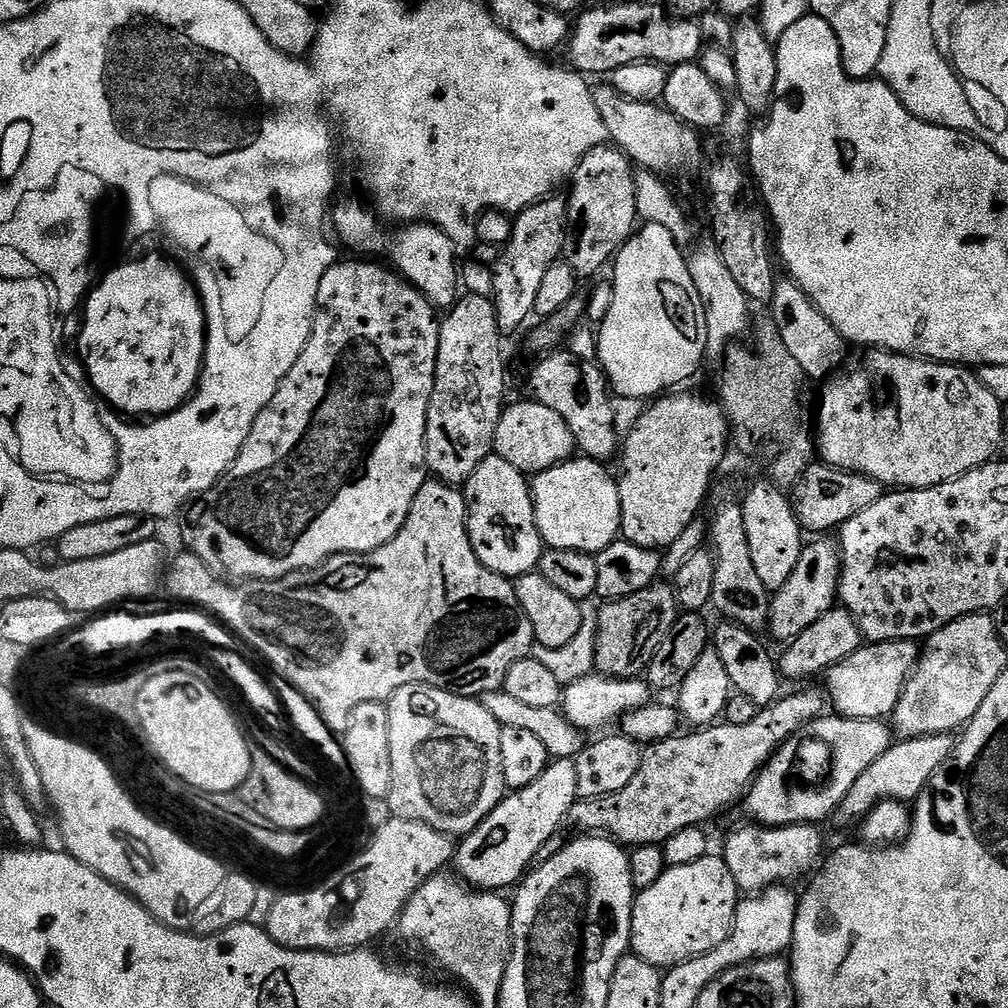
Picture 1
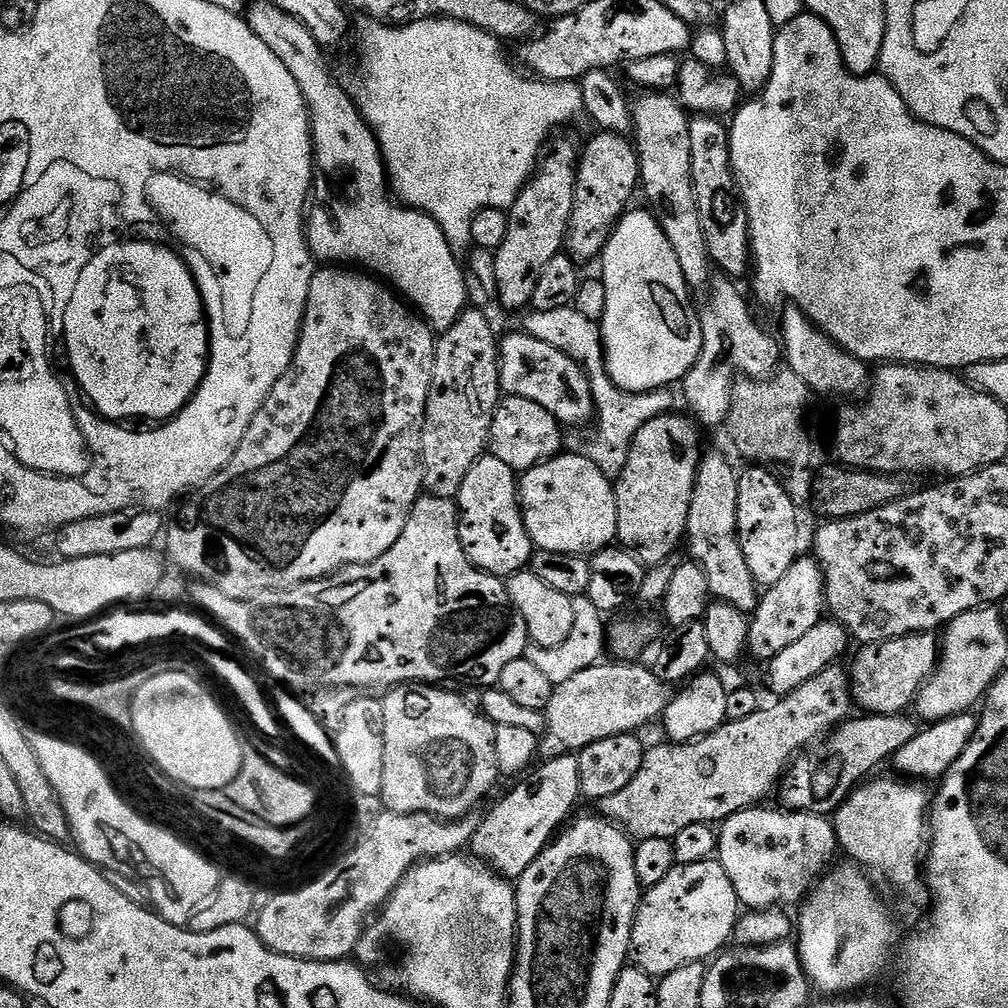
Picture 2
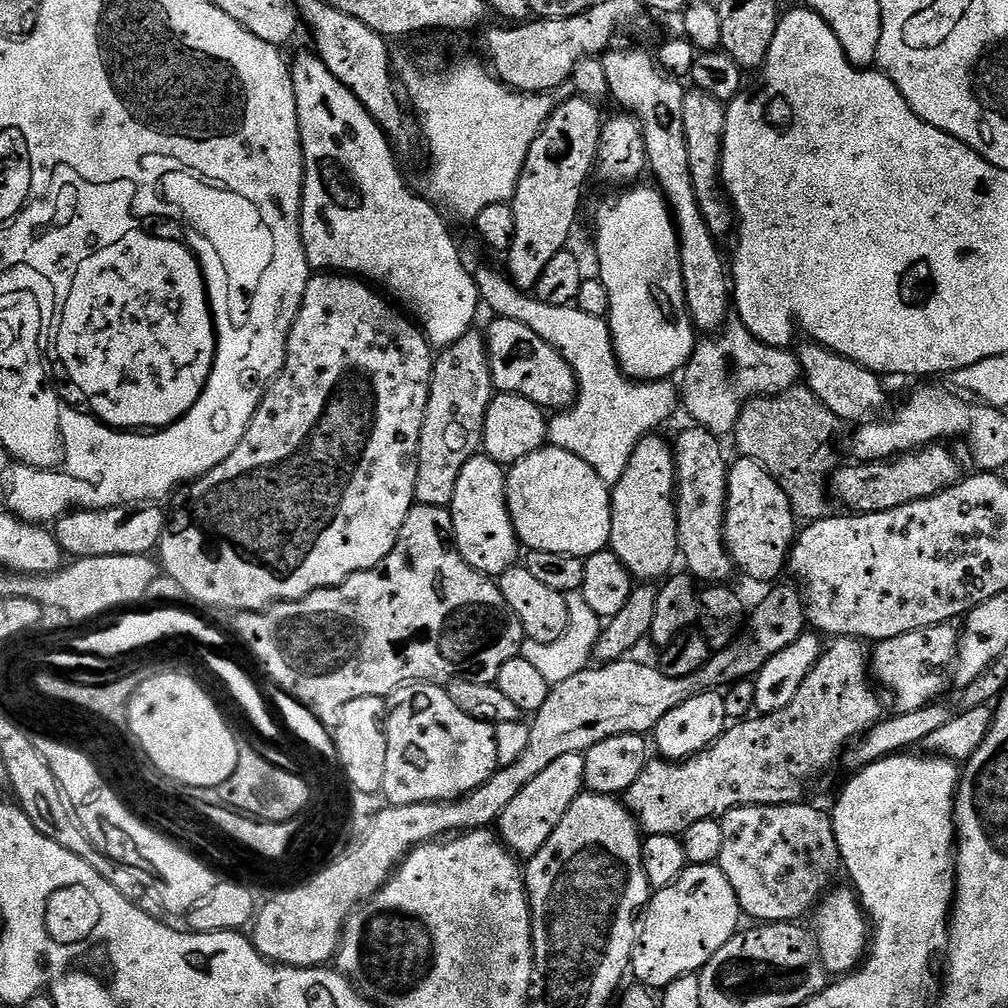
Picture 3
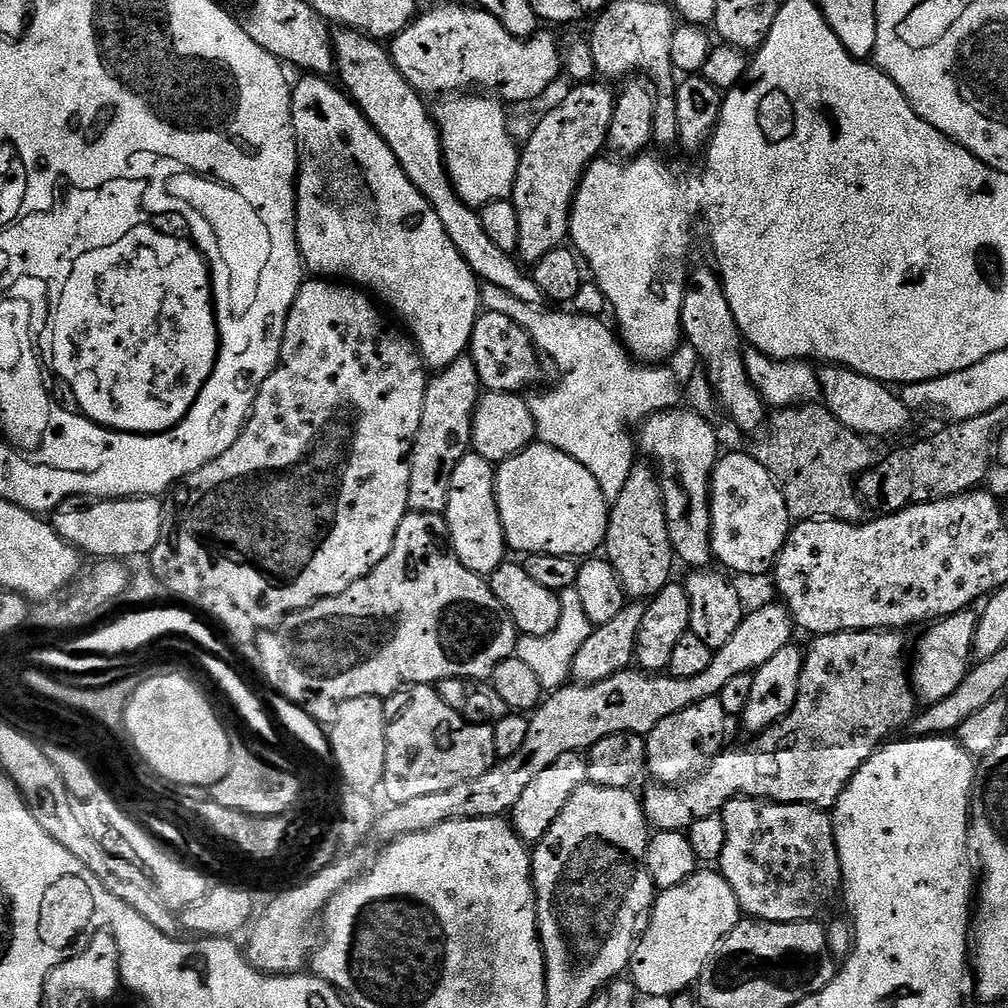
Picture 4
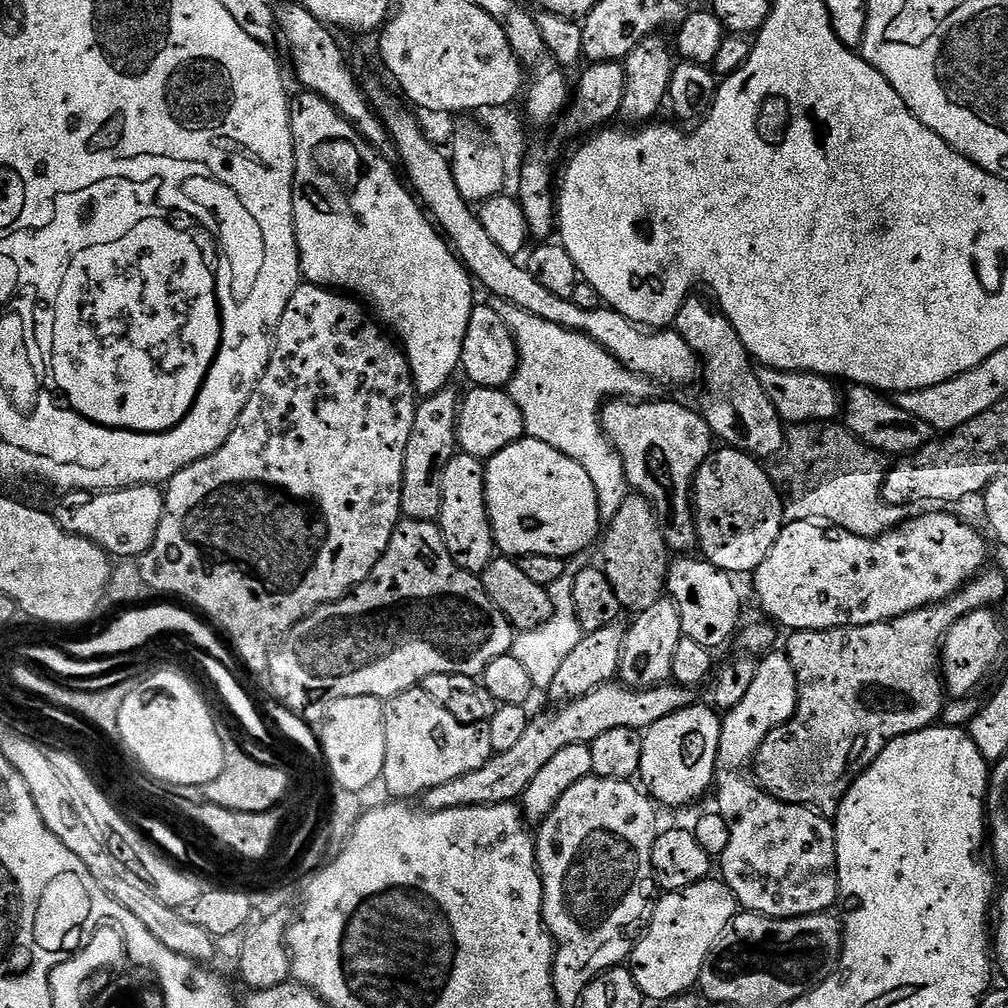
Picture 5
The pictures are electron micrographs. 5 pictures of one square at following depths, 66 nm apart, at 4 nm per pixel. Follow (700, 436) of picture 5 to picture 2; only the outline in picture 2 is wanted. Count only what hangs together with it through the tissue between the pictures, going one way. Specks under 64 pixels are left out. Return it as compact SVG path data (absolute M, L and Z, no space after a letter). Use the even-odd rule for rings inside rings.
M705 451L701 455L694 498L690 502L686 549L706 574L706 582L710 582L710 590L717 601L752 614L760 604L762 592L754 574L750 574L750 566L746 566L746 554L742 554L742 542L738 538L739 485L737 469L732 469L731 462L722 453Z

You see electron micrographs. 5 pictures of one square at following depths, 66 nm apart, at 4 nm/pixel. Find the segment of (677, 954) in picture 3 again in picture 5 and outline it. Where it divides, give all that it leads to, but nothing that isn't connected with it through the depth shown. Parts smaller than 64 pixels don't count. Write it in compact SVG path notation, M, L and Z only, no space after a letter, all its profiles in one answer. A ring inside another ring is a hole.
M709 878L694 886L686 886L677 892L664 892L655 901L650 912L650 919L642 935L635 941L630 957L630 971L640 993L649 1001L665 1002L695 989L702 974L702 966L710 950L714 950L714 942L718 942L722 930L730 926L737 911L736 895L720 878Z

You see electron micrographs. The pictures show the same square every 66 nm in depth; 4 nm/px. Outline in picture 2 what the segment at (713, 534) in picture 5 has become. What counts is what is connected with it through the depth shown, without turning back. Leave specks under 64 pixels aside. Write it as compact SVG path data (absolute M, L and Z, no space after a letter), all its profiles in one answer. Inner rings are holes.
M748 466L739 477L738 538L742 542L742 554L746 554L746 566L750 566L750 574L754 574L757 585L770 586L782 579L802 555L800 520L796 517L798 506L766 468Z

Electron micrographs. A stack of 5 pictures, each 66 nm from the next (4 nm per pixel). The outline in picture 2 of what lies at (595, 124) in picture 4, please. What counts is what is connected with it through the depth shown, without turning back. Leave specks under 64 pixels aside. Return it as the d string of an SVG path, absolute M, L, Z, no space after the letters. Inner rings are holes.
M556 144L551 145L550 151L539 161L538 167L528 184L522 191L520 196L510 209L510 215L508 217L508 233L506 234L506 242L502 242L502 246L496 249L494 253L494 274L496 275L496 286L494 289L495 295L500 295L500 300L508 308L524 308L527 309L531 305L534 298L534 289L538 287L538 277L541 276L542 270L550 262L550 258L561 255L562 249L565 247L568 238L568 223L570 222L570 214L574 210L574 190L576 189L576 169L578 164L578 148L575 148L572 144Z

